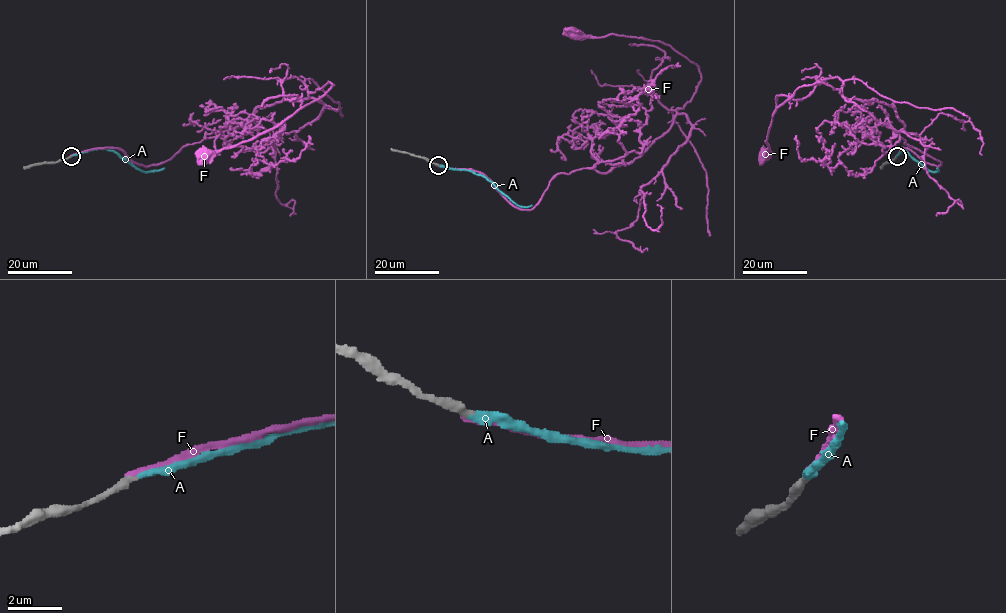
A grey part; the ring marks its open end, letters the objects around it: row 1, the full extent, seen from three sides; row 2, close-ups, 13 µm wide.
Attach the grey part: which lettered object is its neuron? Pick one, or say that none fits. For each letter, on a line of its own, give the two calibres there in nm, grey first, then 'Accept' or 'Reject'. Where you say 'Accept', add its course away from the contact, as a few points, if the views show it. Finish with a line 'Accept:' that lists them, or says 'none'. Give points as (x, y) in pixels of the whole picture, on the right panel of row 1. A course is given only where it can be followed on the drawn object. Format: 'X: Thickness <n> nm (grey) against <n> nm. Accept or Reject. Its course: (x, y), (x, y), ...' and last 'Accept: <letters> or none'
A: Thickness 320 nm (grey) against 260 nm. Accept. Its course: (897, 156), (903, 149), (931, 171), (937, 171), (937, 168)
F: Thickness 320 nm (grey) against 240 nm. Reject
Accept: A

